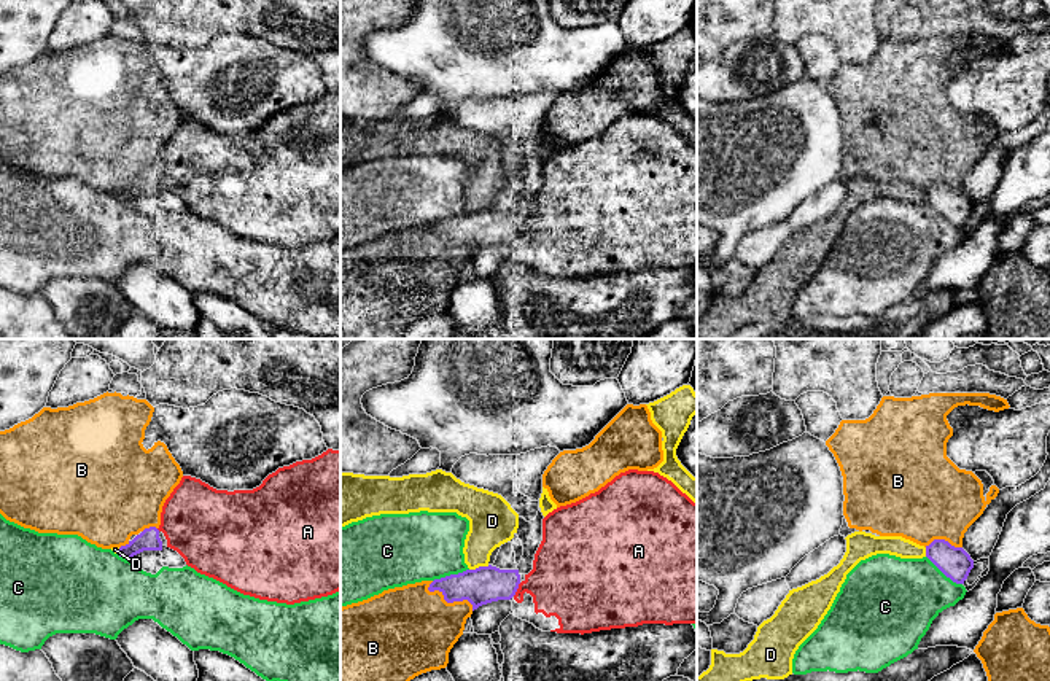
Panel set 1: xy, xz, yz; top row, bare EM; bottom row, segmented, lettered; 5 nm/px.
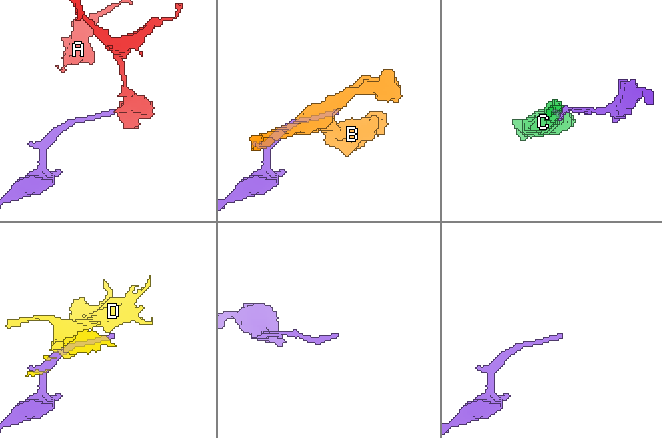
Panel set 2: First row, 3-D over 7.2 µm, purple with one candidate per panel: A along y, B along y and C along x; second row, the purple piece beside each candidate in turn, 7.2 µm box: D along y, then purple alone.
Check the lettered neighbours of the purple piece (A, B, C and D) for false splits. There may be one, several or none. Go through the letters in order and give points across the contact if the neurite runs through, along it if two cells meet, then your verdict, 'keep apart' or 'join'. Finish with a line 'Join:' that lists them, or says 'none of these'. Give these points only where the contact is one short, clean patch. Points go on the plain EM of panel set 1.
A: join
B: keep apart
C: keep apart
D: border xz (489, 209), (470, 214); keep apart
Join: A

